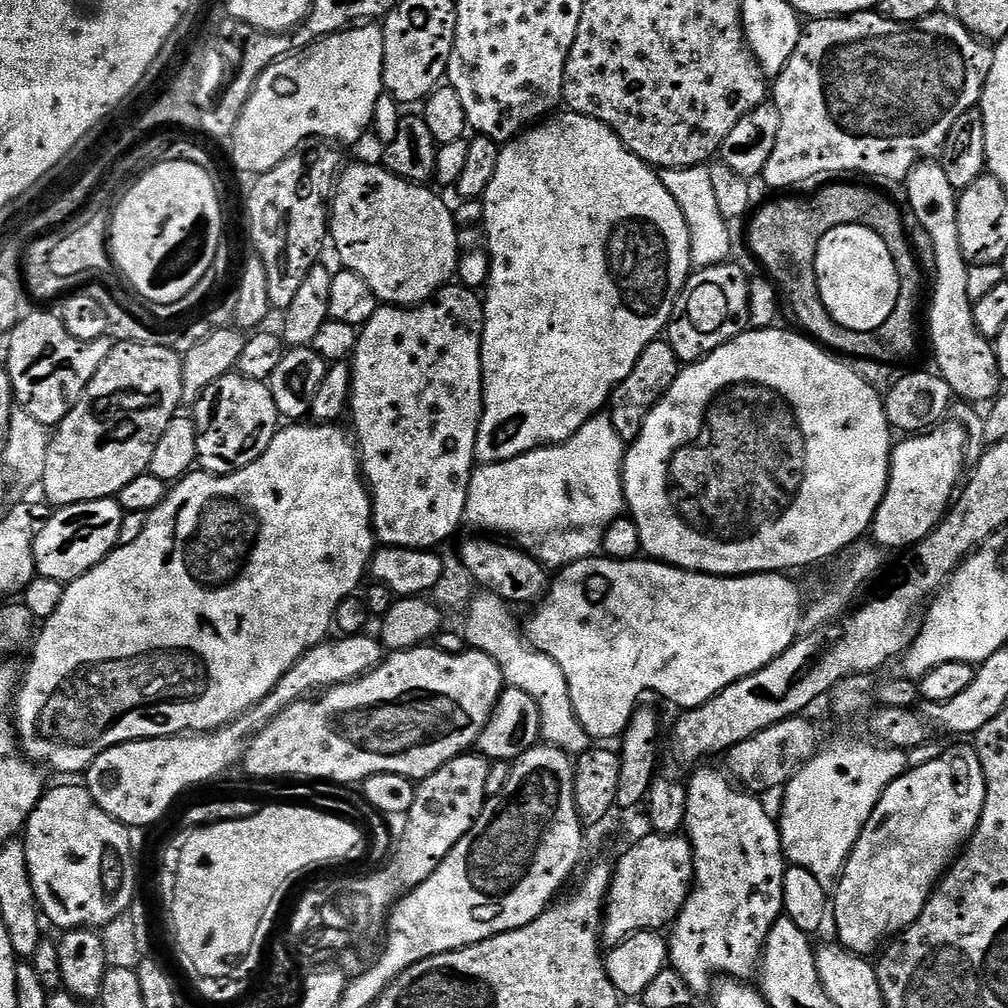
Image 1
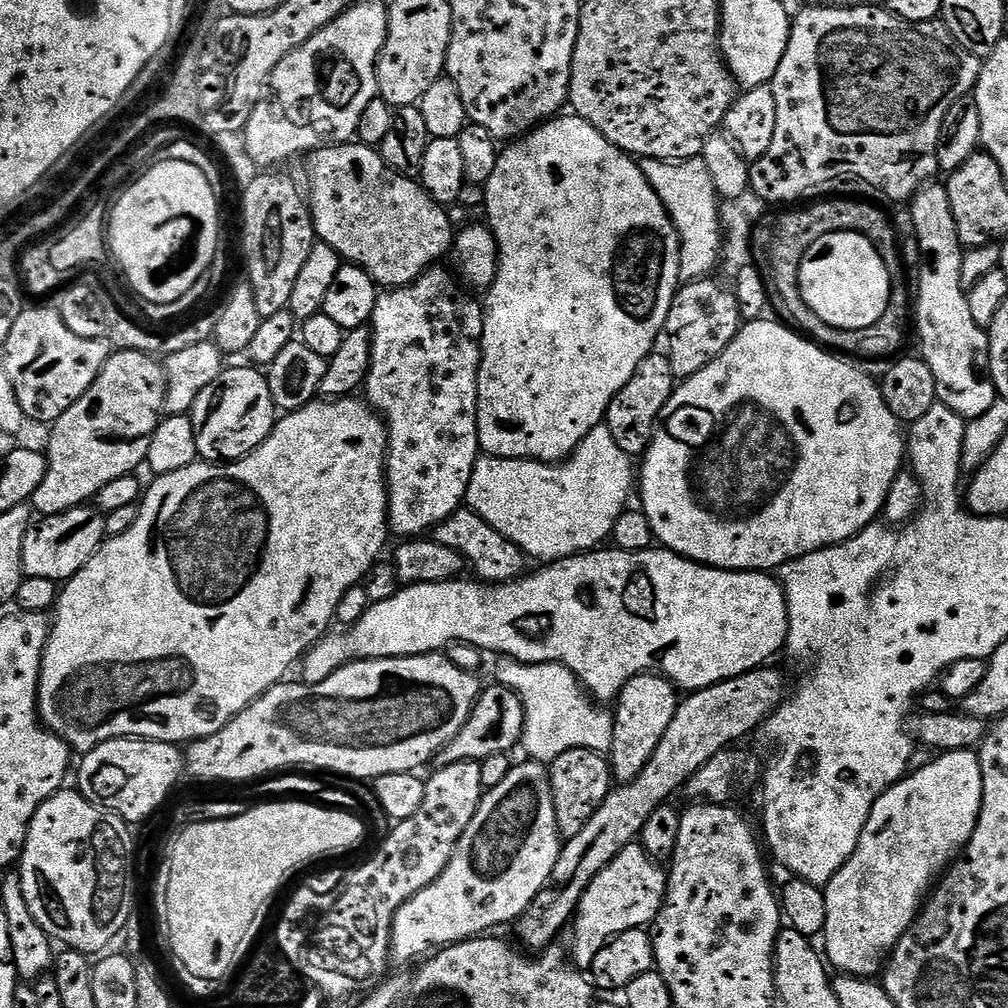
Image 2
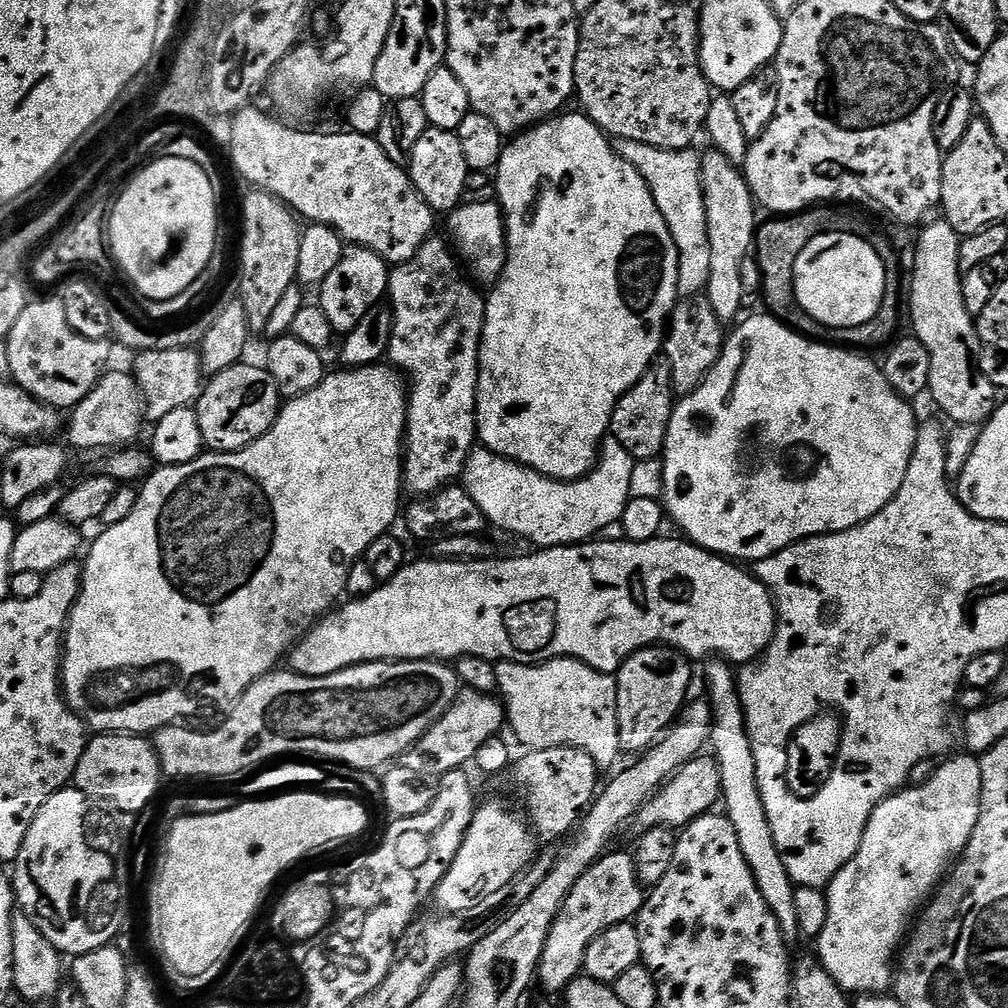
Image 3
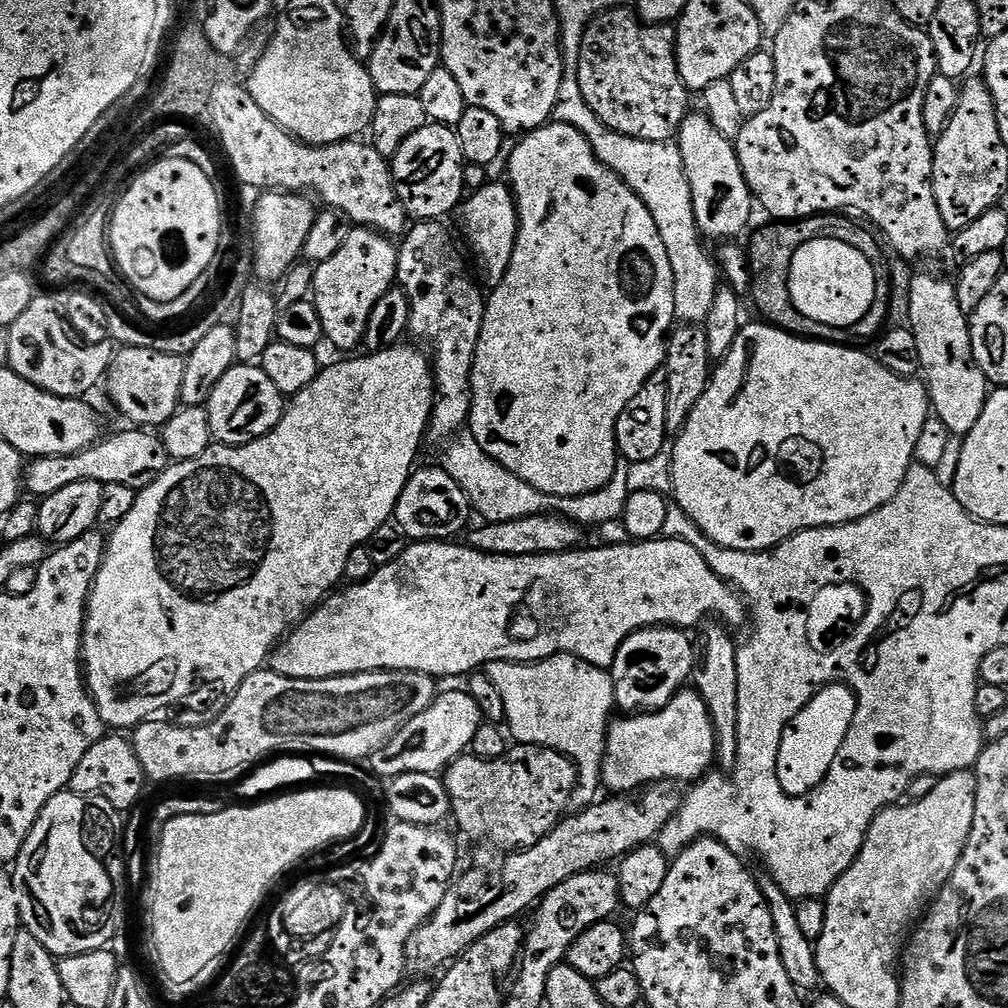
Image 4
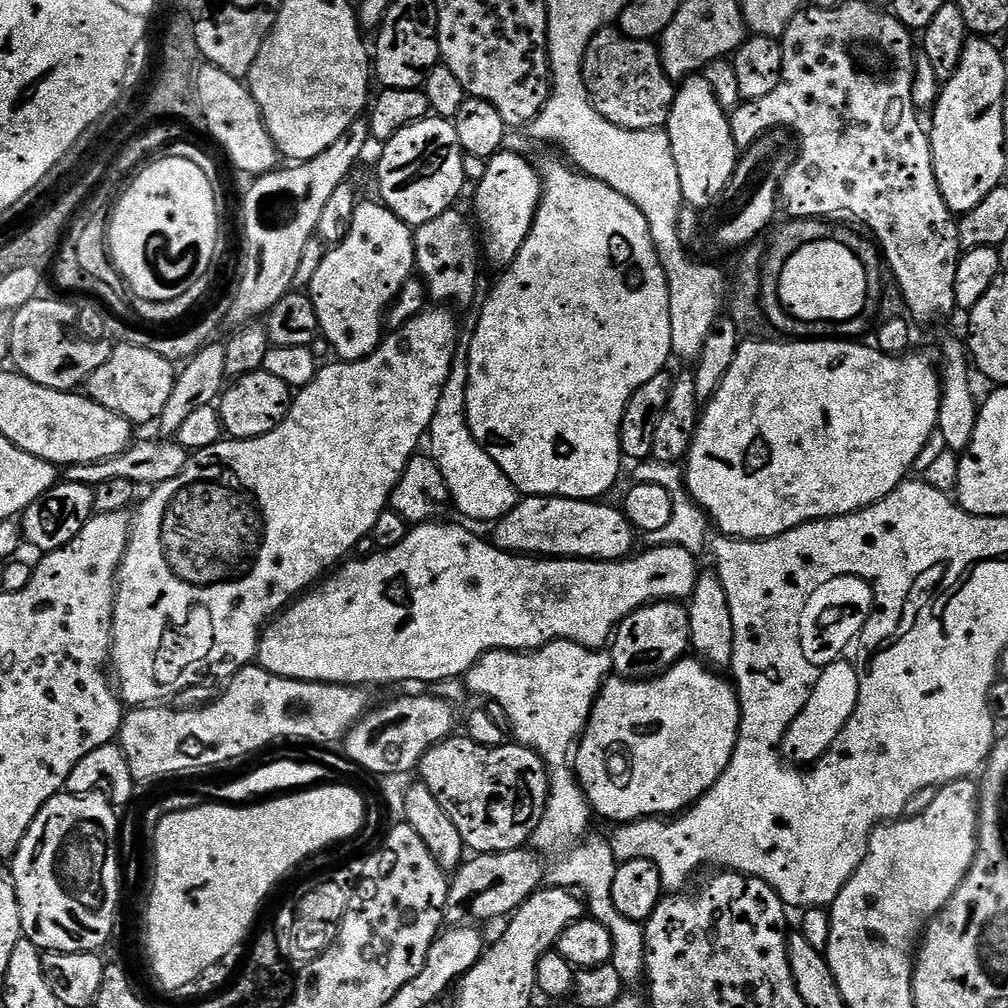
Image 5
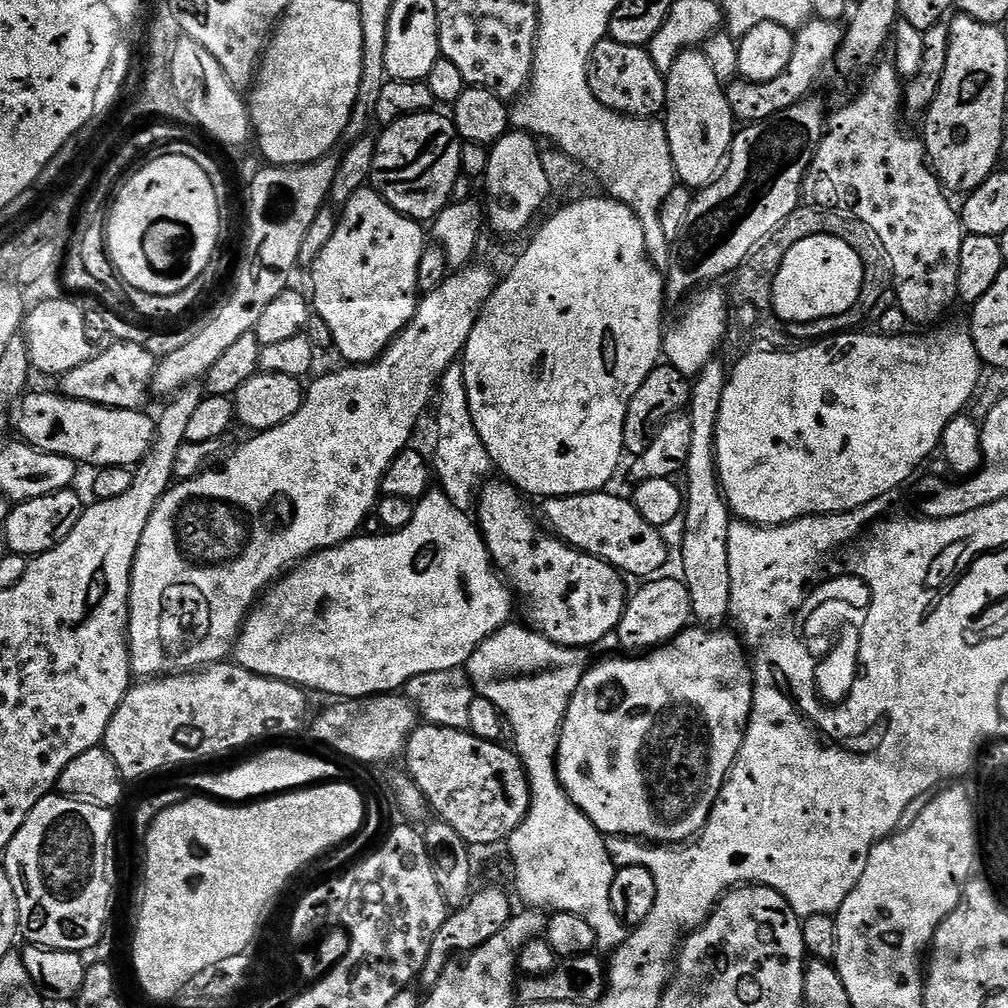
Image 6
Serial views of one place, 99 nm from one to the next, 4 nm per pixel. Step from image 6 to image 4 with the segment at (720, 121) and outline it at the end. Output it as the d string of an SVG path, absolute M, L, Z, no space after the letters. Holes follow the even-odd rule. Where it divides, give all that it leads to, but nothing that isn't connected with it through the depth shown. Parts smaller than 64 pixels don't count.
M700 110L689 111L680 127L678 143L682 166L686 166L686 178L690 182L690 194L694 198L694 218L701 237L715 242L732 242L740 238L744 231L749 231L754 197L742 174L735 143L718 134L714 122L710 122L710 118Z

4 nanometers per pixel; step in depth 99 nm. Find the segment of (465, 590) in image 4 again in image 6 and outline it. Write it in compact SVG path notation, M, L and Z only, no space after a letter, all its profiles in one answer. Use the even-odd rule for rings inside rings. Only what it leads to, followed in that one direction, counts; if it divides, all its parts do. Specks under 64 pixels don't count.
M429 490L428 493L420 497L418 503L414 507L414 518L410 522L410 526L388 530L383 534L380 534L384 536L364 535L365 534L357 534L353 536L352 539L347 540L345 544L340 544L337 548L327 548L321 552L316 552L313 556L303 560L301 564L296 565L295 568L285 572L271 588L267 589L267 591L261 595L252 611L244 618L244 627L240 629L240 638L234 645L235 663L240 664L246 670L250 670L259 676L269 676L275 680L285 680L291 684L298 684L301 688L311 690L313 693L315 693L314 691L325 692L326 695L332 696L328 698L363 698L365 696L379 696L381 694L396 694L399 693L412 678L417 678L420 674L434 674L435 671L454 671L456 669L463 669L465 665L467 665L470 654L474 654L476 647L478 647L486 638L493 636L497 630L507 625L509 621L513 619L511 618L512 600L514 601L513 593L510 591L509 585L506 583L504 577L496 571L496 565L492 562L492 555L488 553L488 547L486 546L486 542L484 541L479 527L477 527L473 517L469 515L465 509L454 506L454 502L450 502L450 498L443 490Z

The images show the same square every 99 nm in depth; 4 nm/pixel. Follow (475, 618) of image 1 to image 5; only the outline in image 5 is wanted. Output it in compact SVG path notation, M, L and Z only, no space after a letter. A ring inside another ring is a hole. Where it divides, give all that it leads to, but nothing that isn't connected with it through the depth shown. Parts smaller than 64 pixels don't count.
M555 640L534 652L485 652L484 656L478 658L478 662L466 673L466 687L472 696L473 694L485 696L485 701L492 701L502 706L509 718L511 735L515 743L533 748L544 759L544 765L548 768L548 801L546 810L542 814L542 822L538 822L538 830L534 830L532 835L531 847L541 857L553 856L554 858L552 864L550 862L546 868L547 883L554 888L566 888L582 894L591 919L602 922L602 926L610 930L610 938L614 940L611 964L614 970L618 970L618 978L622 978L624 985L630 986L639 976L641 979L646 970L644 924L618 914L618 906L612 904L612 887L617 866L614 850L610 850L607 839L584 840L588 836L588 827L591 826L592 820L594 821L594 813L574 771L574 749L584 735L584 728L588 725L596 695L613 672L611 651L587 648L575 644L573 640Z

